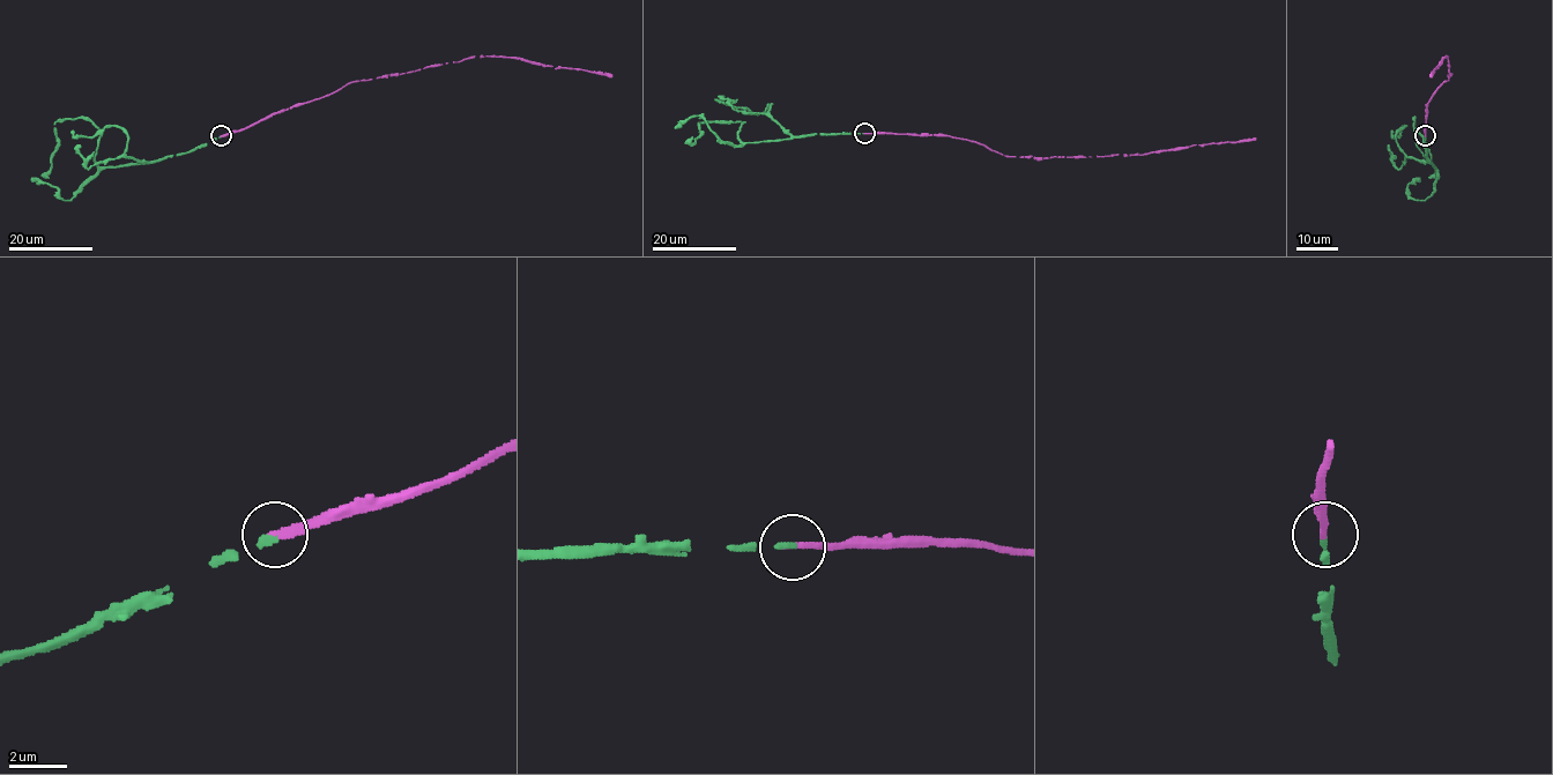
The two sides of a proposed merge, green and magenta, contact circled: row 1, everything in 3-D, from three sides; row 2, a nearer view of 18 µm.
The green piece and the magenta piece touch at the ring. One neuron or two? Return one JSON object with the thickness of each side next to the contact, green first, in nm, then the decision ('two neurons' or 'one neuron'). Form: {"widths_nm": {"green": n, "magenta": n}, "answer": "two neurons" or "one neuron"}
{"widths_nm": {"green": 200, "magenta": 260}, "answer": "one neuron"}

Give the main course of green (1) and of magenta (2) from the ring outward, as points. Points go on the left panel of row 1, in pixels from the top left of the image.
1: (221, 136), (157, 159), (99, 166), (99, 131), (62, 118), (54, 125), (49, 178)
2: (221, 136), (244, 129), (348, 83), (470, 58), (518, 58), (555, 68), (608, 73), (611, 77)

